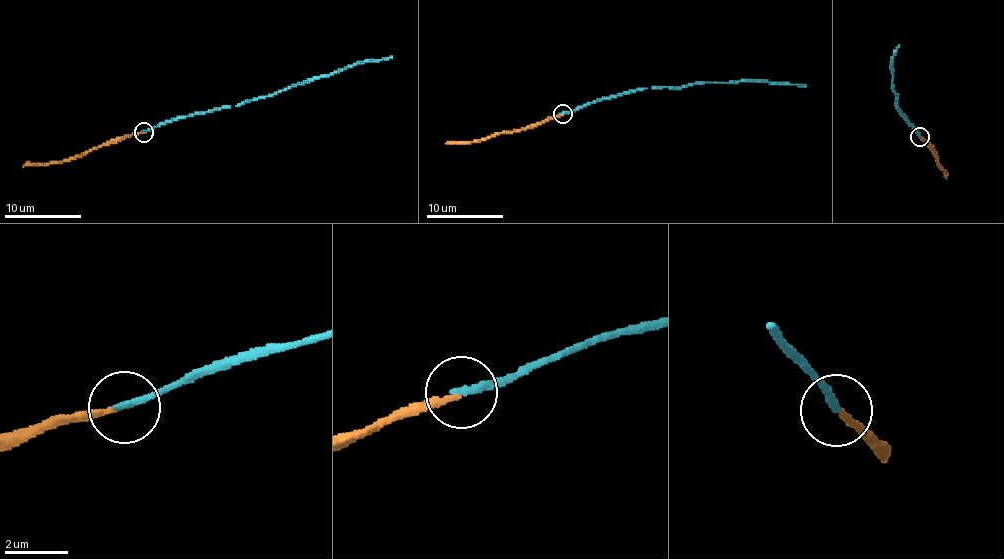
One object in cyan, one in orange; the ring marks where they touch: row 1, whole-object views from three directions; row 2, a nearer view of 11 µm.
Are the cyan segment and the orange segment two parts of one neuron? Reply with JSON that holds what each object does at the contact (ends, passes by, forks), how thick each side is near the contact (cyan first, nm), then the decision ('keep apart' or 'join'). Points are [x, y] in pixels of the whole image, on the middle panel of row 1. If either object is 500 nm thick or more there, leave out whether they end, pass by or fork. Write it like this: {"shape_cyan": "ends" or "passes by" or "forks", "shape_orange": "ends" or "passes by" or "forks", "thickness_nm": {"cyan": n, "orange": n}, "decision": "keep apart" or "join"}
{"shape_cyan": "ends", "shape_orange": "ends", "thickness_nm": {"cyan": 240, "orange": 160}, "decision": "join"}

